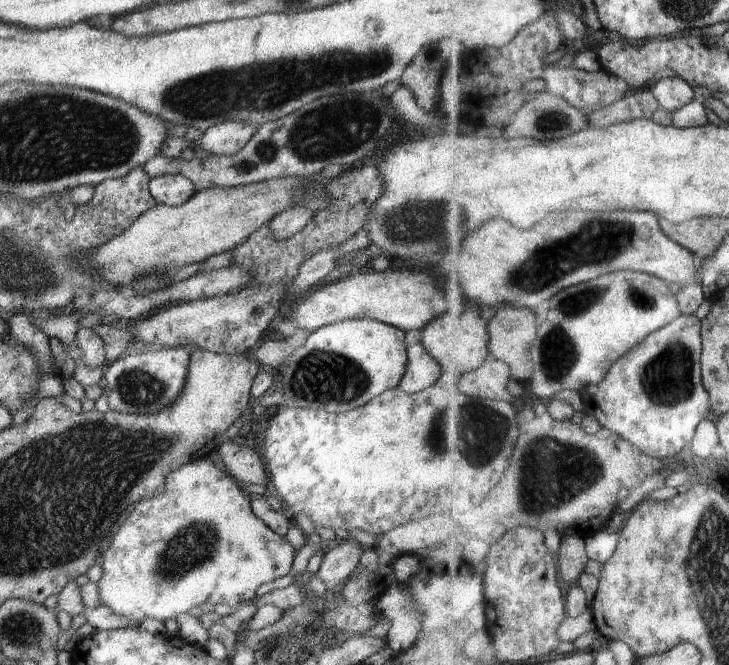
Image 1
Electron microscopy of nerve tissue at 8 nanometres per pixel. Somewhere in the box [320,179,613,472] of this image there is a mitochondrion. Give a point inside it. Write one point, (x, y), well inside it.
(485, 430)

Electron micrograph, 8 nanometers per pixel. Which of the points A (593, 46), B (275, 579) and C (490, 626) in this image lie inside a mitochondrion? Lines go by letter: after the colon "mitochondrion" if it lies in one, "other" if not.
A: other
B: other
C: other

